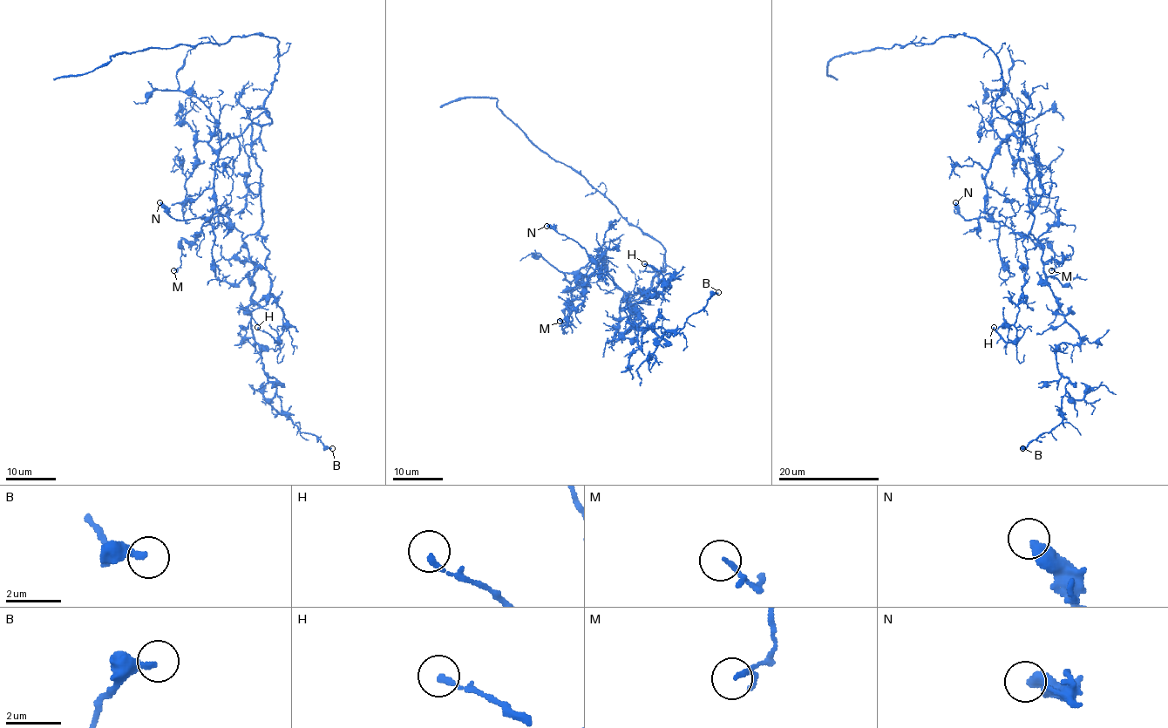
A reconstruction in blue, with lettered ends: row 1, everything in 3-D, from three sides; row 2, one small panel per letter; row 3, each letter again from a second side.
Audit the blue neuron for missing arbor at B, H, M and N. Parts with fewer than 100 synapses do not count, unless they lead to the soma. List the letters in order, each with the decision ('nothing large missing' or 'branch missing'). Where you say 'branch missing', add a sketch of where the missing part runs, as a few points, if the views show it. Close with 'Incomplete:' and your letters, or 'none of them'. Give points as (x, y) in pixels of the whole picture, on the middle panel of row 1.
B: nothing large missing
H: nothing large missing
M: nothing large missing
N: nothing large missing
Incomplete: none of them

